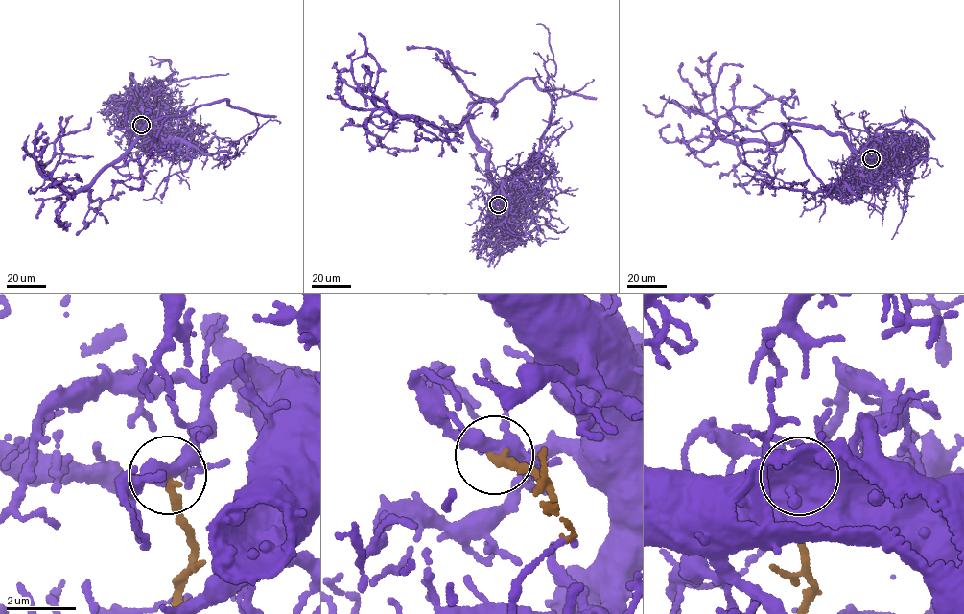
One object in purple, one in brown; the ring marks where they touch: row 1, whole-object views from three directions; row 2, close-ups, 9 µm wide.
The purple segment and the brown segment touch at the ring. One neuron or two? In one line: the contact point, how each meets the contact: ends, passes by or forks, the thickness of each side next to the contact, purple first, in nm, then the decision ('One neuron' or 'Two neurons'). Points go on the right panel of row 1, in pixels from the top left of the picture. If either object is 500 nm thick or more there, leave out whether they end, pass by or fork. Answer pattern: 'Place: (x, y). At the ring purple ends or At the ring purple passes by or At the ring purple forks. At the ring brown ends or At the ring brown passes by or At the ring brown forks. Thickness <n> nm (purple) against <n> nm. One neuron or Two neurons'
Place: (871, 158). At the ring purple forks. At the ring brown ends. Thickness 360 nm (purple) against 280 nm. Two neurons

